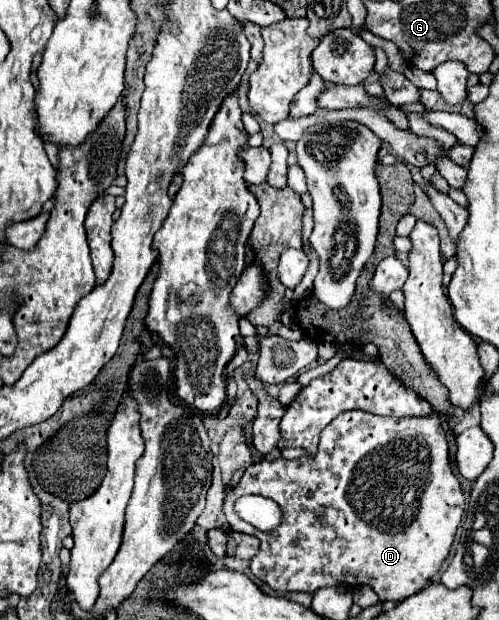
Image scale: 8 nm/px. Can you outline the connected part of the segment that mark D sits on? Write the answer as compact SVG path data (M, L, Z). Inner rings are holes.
M348 410L348 412L342 412L338 418L334 418L322 430L322 438L320 438L320 446L318 446L316 456L304 456L304 458L298 458L298 460L278 458L278 460L272 460L272 462L262 460L262 462L256 462L252 466L248 466L246 472L242 474L240 482L232 490L228 490L226 500L224 500L224 514L226 514L226 522L232 530L252 534L252 536L260 538L260 550L250 560L250 570L256 578L266 582L272 590L278 590L278 592L314 592L318 588L336 586L336 584L346 584L346 586L352 586L352 588L360 586L360 584L366 584L378 594L378 598L382 602L386 602L386 600L404 600L404 598L420 592L430 582L430 578L440 570L442 562L450 554L450 546L454 542L456 528L458 528L458 524L462 520L462 514L464 514L464 504L466 502L464 502L464 492L460 488L460 480L450 468L446 432L442 430L440 418L436 414L414 416L414 418L410 418L410 416L396 418L396 416L378 416L378 414L370 414L370 412L364 412L364 410ZM246 494L260 494L260 496L266 496L266 498L272 498L274 502L278 502L282 512L284 512L282 524L272 532L260 532L250 522L242 520L234 510L234 502L238 498L246 496Z

